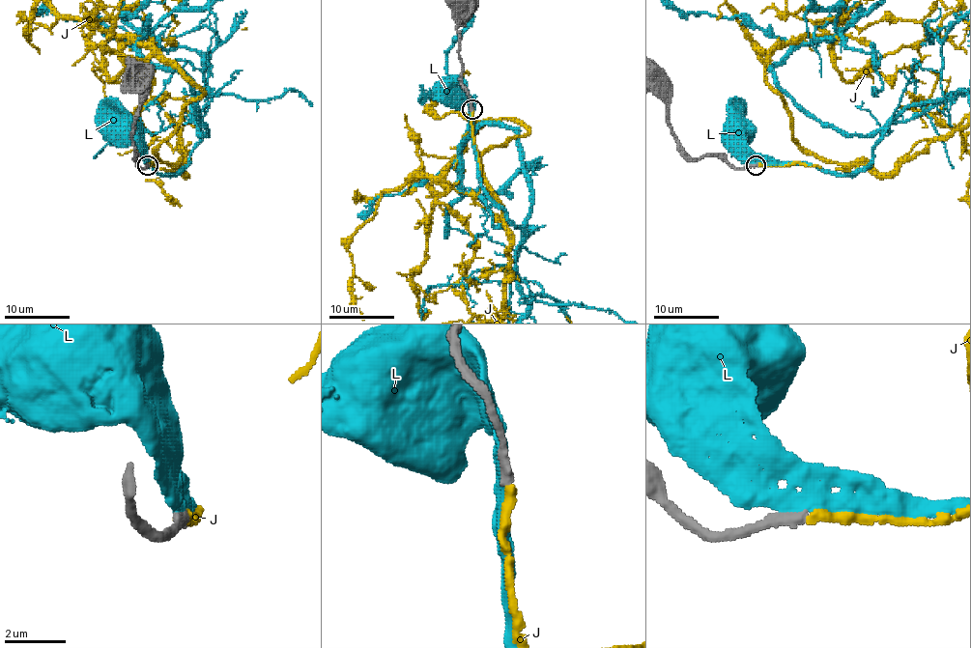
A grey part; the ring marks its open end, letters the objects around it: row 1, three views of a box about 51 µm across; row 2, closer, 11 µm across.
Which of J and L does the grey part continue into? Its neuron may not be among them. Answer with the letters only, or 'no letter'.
J

